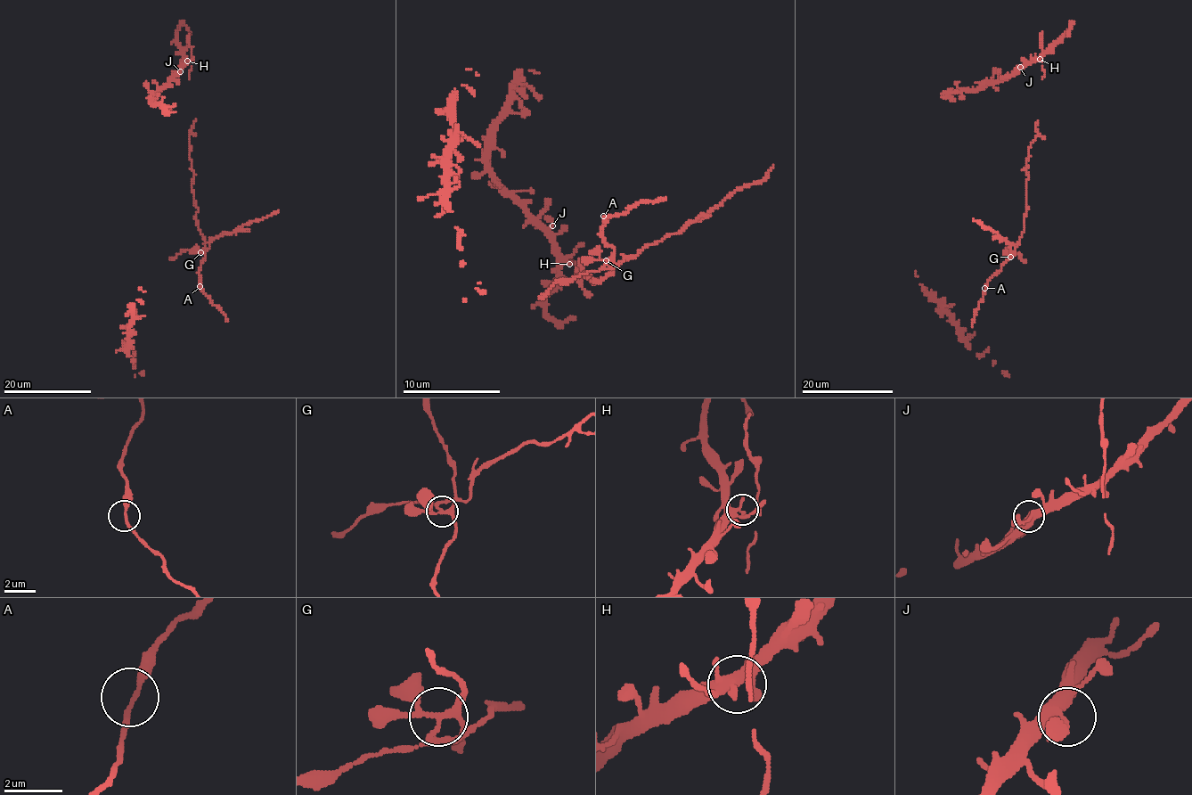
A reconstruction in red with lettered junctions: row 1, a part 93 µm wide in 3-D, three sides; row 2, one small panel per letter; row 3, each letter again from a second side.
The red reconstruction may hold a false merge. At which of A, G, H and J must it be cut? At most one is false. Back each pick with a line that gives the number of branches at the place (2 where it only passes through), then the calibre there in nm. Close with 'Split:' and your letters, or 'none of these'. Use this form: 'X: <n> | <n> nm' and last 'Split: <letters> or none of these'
G: 6 | 200 nm
Split: G

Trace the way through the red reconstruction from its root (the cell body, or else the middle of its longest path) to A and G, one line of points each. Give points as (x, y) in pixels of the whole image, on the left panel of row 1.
A: (193, 181), (192, 192), (198, 208), (195, 223), (204, 241), (205, 259), (200, 270), (200, 286)
G: (193, 181), (192, 192), (198, 208), (195, 223), (204, 241), (201, 252)

